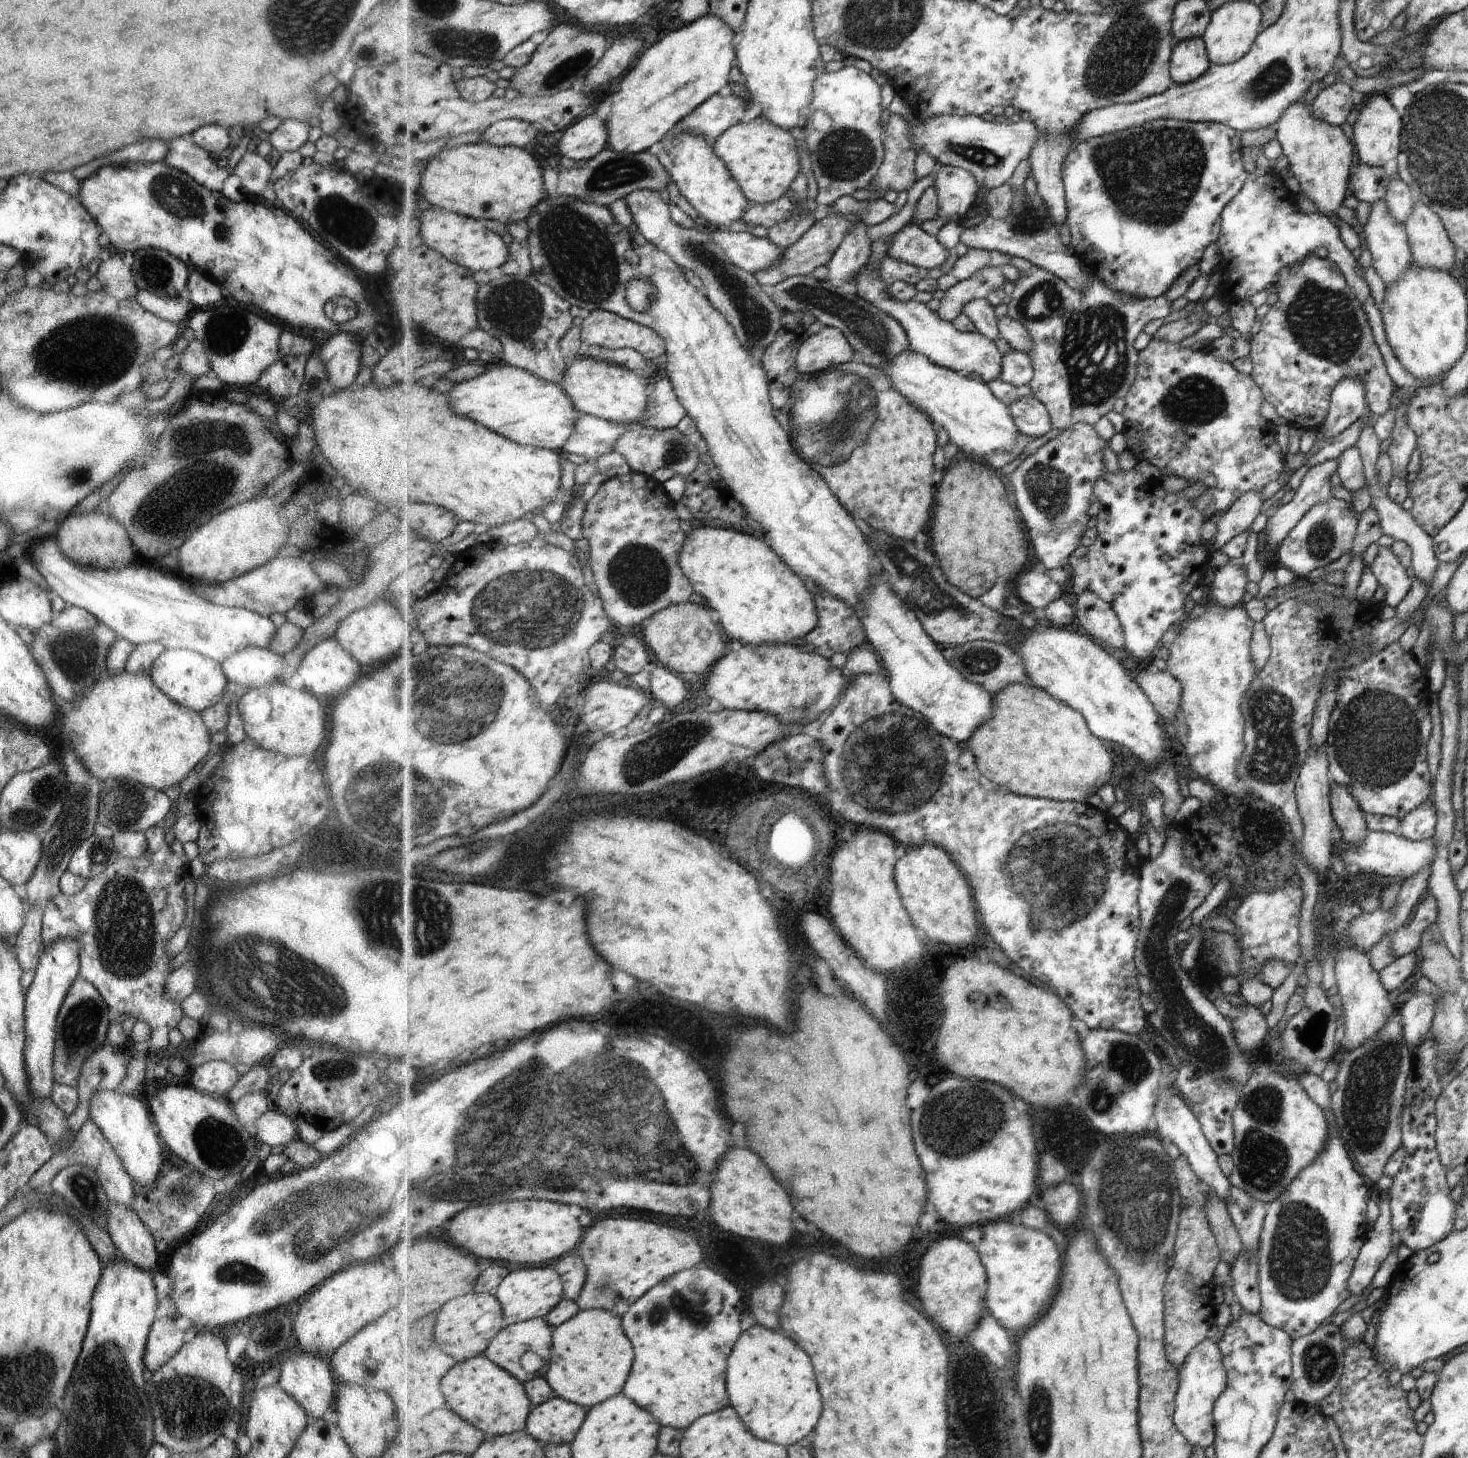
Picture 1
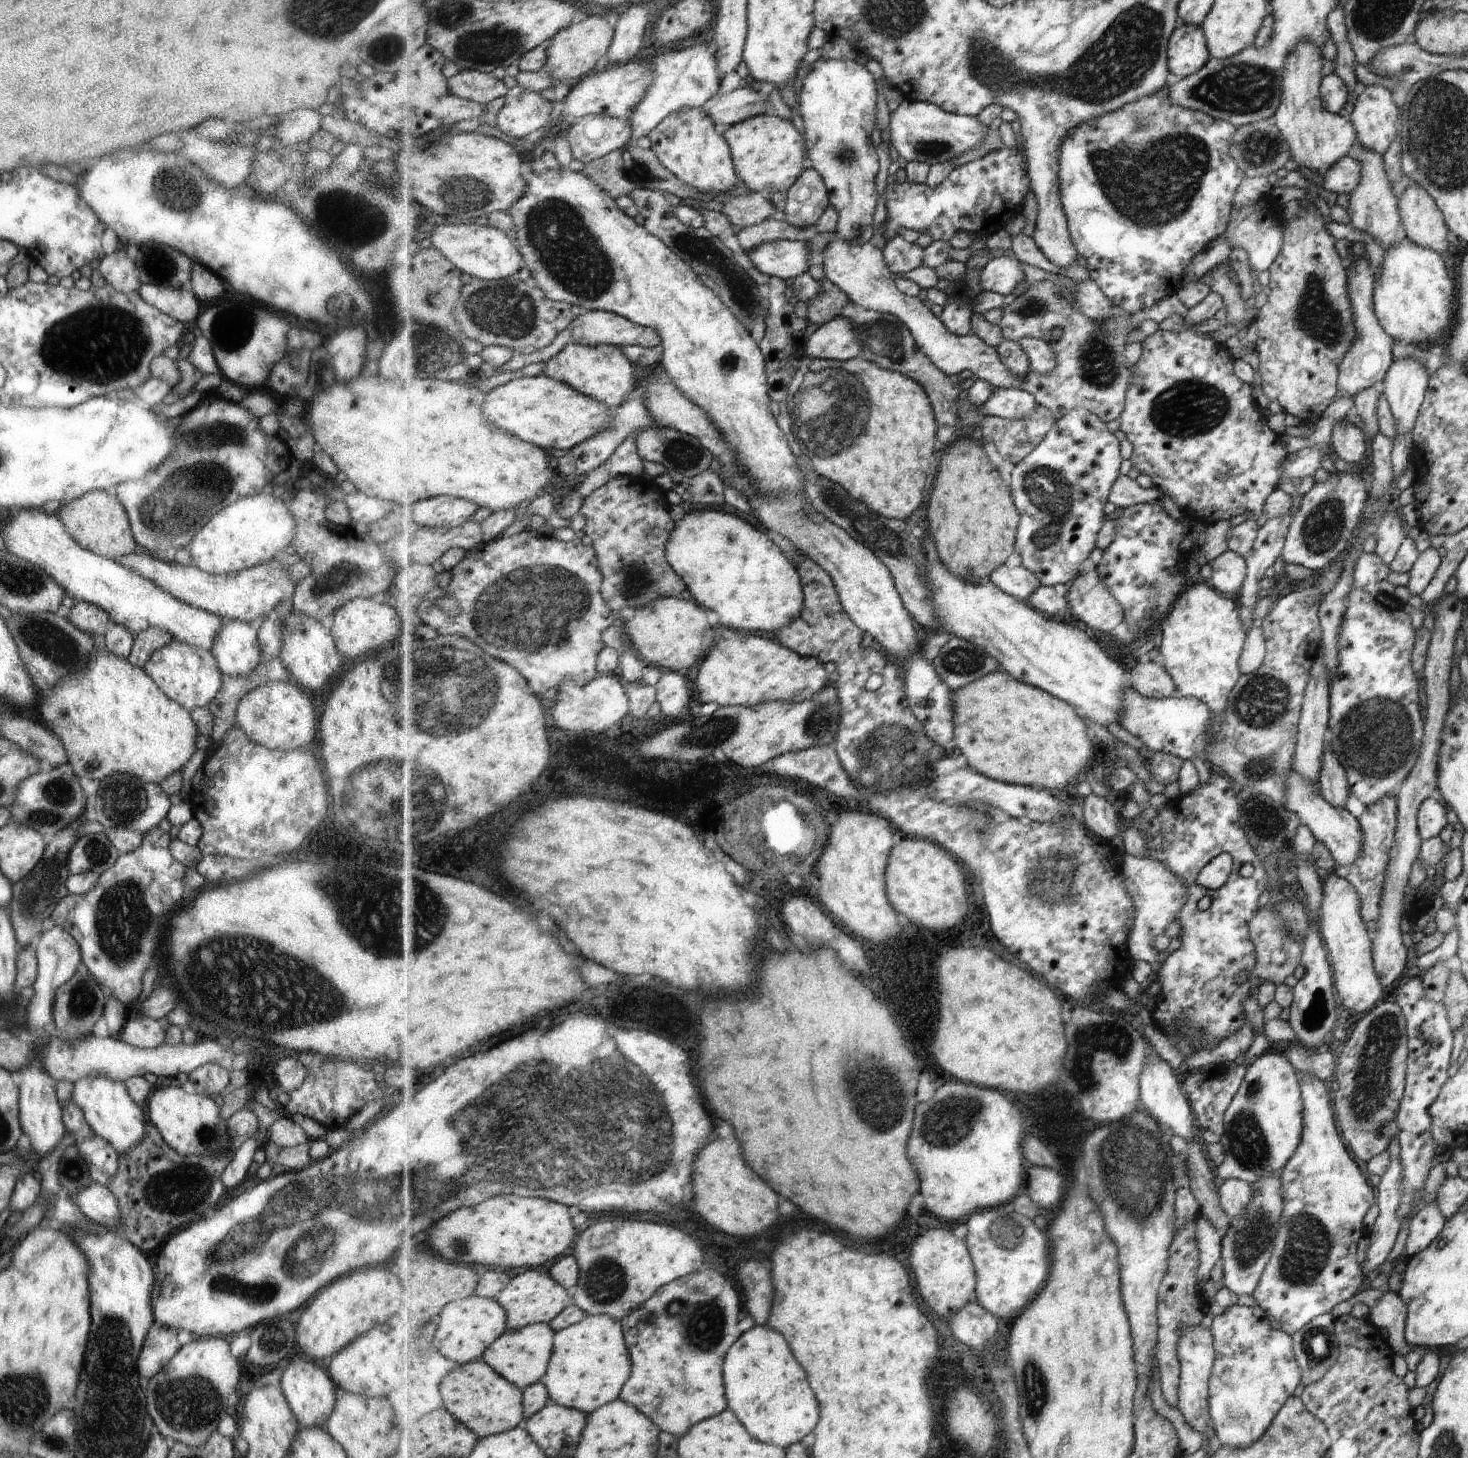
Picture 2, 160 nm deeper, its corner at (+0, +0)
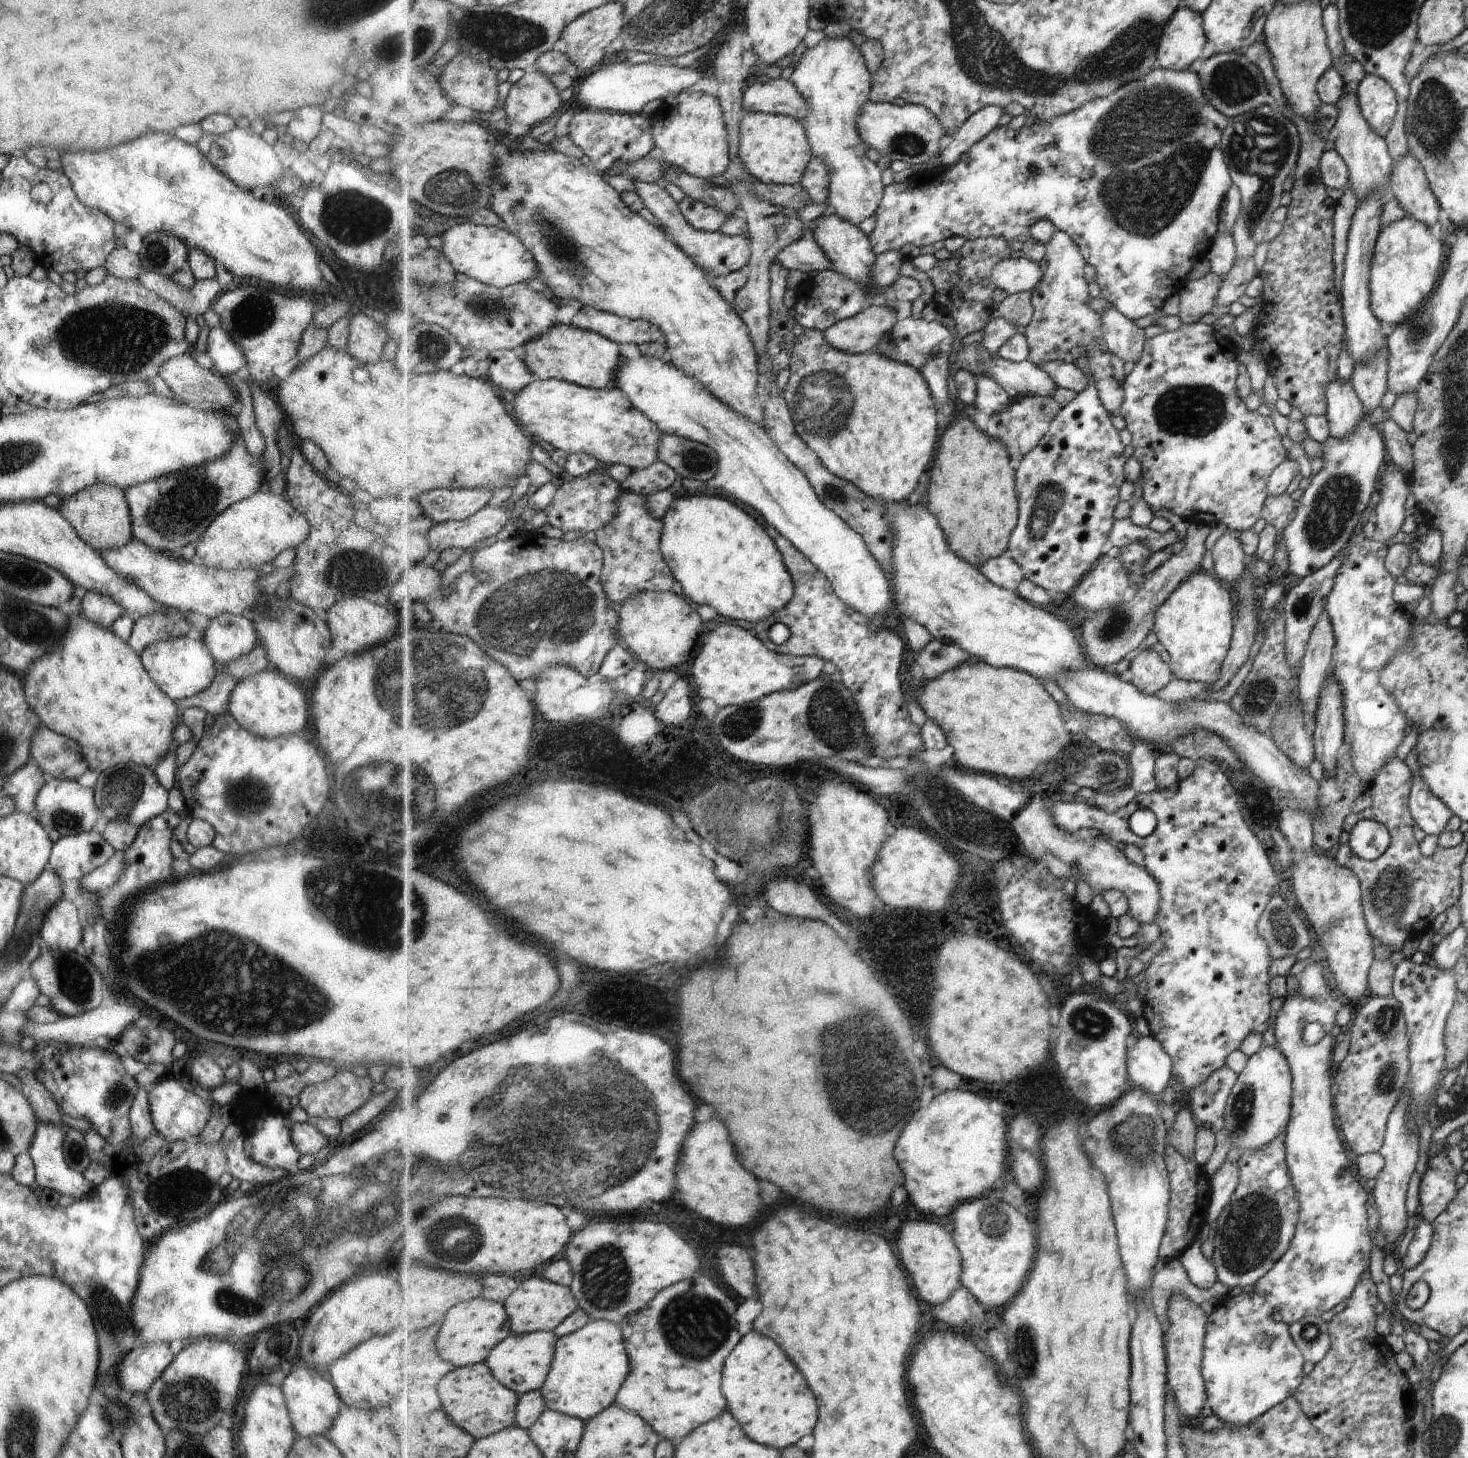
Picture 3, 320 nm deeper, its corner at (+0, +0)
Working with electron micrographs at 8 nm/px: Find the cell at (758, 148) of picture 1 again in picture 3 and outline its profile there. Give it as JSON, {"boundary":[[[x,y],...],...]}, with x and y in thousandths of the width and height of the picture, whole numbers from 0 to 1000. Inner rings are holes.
{"boundary":[[[509,77],[505,82],[504,107],[516,124],[525,127],[542,127],[547,125],[554,103],[551,92],[540,80],[519,77]]]}

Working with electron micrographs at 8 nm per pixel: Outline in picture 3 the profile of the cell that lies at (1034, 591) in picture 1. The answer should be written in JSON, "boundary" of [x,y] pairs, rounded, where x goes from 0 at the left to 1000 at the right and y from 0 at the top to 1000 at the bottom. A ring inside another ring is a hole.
{"boundary":[[[685,381],[673,384],[668,391],[677,401],[691,407],[694,406],[695,401],[699,398],[698,390],[692,384],[687,383]]]}

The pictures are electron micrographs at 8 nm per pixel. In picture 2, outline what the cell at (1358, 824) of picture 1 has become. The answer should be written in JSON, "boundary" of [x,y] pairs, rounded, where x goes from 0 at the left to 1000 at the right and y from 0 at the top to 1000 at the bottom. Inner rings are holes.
{"boundary":[[[902,513],[899,534],[898,534],[899,545],[909,554],[918,554],[920,542],[918,538],[917,529],[913,525],[910,517],[906,513]]]}

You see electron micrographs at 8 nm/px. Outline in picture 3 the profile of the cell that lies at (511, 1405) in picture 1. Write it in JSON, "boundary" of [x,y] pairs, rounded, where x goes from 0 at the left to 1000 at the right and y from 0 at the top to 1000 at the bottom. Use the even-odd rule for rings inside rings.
{"boundary":[[[332,935],[312,938],[299,951],[302,967],[325,988],[338,984],[352,977],[355,957],[342,949]]]}

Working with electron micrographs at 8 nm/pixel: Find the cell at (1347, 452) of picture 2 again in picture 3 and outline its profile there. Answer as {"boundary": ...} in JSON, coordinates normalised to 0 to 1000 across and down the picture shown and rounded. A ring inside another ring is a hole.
{"boundary":[[[911,260],[903,265],[903,276],[903,287],[905,291],[905,298],[909,300],[921,298],[928,285],[931,284],[919,262],[913,262]]]}

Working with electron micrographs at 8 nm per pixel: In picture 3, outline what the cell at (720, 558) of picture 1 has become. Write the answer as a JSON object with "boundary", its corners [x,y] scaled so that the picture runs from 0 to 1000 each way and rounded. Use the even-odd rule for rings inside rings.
{"boundary":[[[465,340],[461,342],[459,348],[456,350],[452,357],[452,368],[451,369],[451,379],[453,384],[456,385],[456,390],[458,390],[459,394],[461,398],[465,401],[467,408],[473,412],[475,415],[486,416],[490,422],[498,425],[505,426],[507,425],[511,427],[518,428],[521,424],[525,424],[527,420],[531,420],[534,418],[542,409],[542,401],[541,400],[541,395],[538,393],[537,388],[535,388],[535,382],[533,381],[532,377],[530,375],[529,371],[525,368],[523,364],[514,355],[511,354],[510,351],[507,351],[504,347],[499,346],[497,343],[495,342],[489,342],[489,340]]]}

